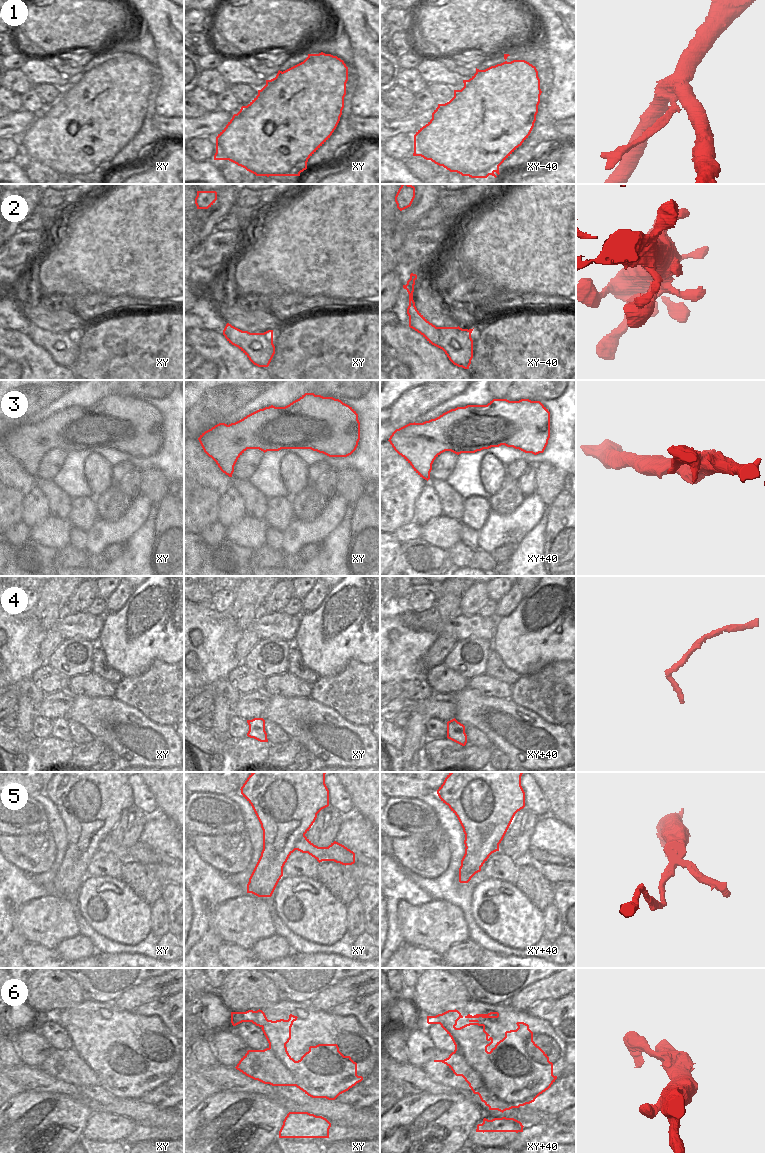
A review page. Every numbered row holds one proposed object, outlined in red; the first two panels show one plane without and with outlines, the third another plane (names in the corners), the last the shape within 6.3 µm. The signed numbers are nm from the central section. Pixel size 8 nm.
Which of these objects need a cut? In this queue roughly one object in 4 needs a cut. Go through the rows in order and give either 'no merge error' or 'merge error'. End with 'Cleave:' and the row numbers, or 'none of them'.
1: no merge error
2: no merge error
3: no merge error
4: merge error
5: merge error
6: no merge error
Cleave: 4, 5

